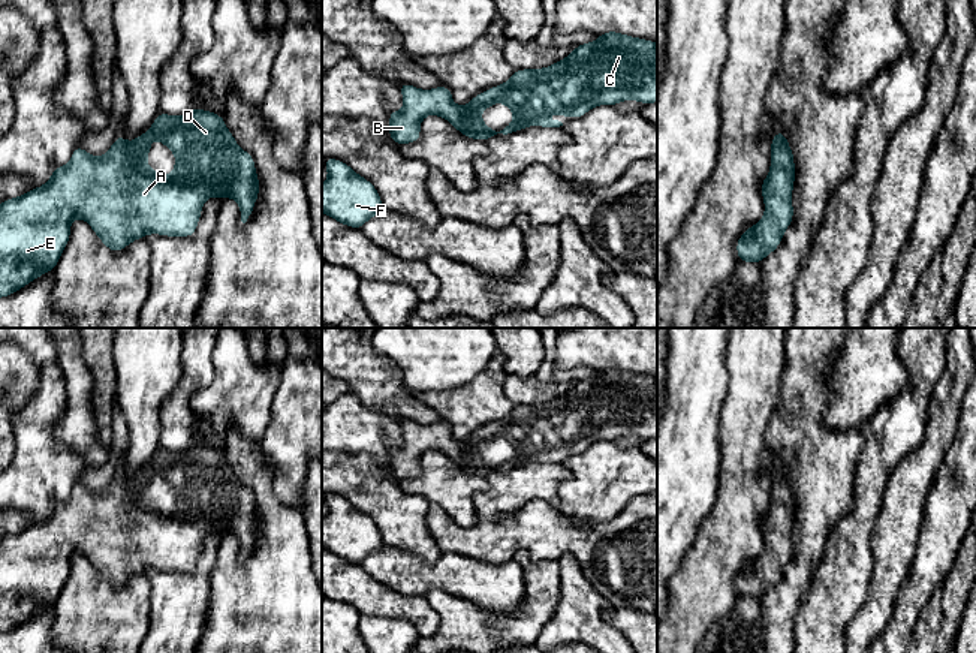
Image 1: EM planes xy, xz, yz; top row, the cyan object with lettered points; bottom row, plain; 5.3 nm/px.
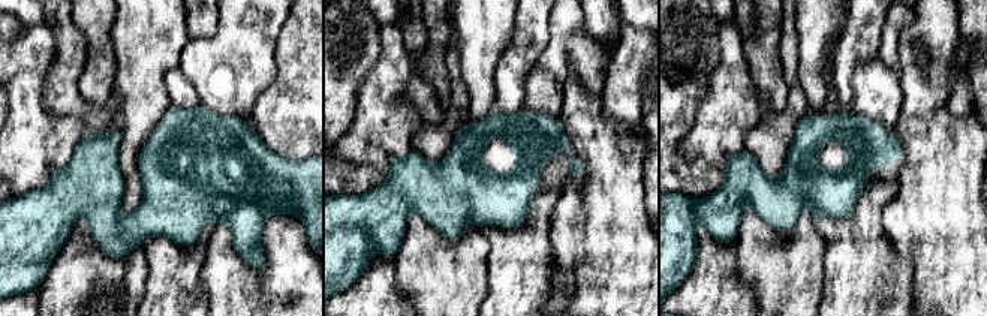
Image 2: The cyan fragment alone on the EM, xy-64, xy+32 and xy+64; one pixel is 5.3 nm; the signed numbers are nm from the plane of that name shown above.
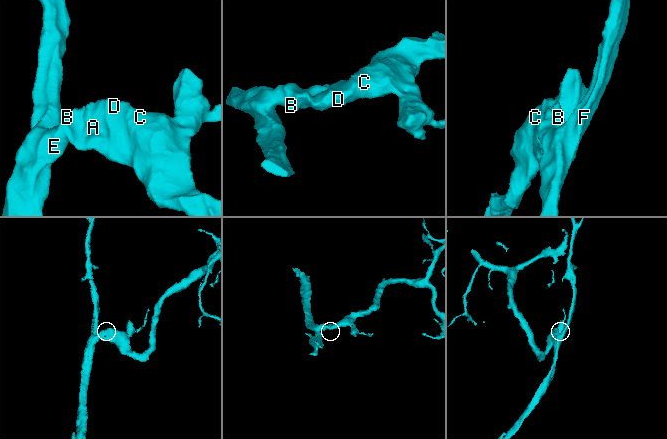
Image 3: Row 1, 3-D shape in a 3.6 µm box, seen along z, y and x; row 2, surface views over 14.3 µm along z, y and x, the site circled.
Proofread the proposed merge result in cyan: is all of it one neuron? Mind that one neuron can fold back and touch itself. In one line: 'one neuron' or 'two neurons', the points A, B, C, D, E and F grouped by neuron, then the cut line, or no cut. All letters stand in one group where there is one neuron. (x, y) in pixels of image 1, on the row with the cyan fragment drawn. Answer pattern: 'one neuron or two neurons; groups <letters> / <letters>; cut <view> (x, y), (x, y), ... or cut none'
one neuron; groups A B C D E F; cut none

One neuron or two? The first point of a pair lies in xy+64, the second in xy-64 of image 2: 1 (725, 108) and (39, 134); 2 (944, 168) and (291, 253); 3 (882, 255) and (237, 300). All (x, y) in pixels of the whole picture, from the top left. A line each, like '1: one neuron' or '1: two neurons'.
1: one neuron
2: one neuron
3: two neurons

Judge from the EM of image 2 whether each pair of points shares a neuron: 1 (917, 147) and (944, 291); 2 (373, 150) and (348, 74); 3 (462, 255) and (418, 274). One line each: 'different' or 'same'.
1: same
2: different
3: same

